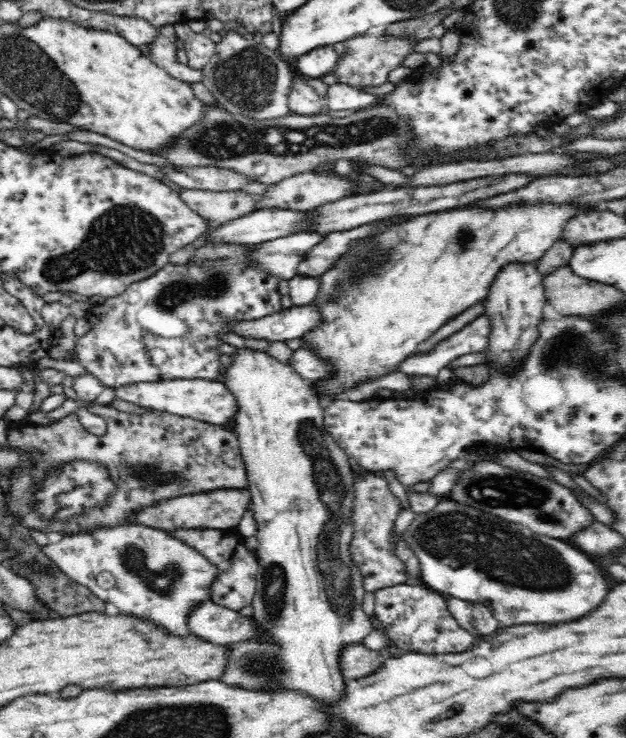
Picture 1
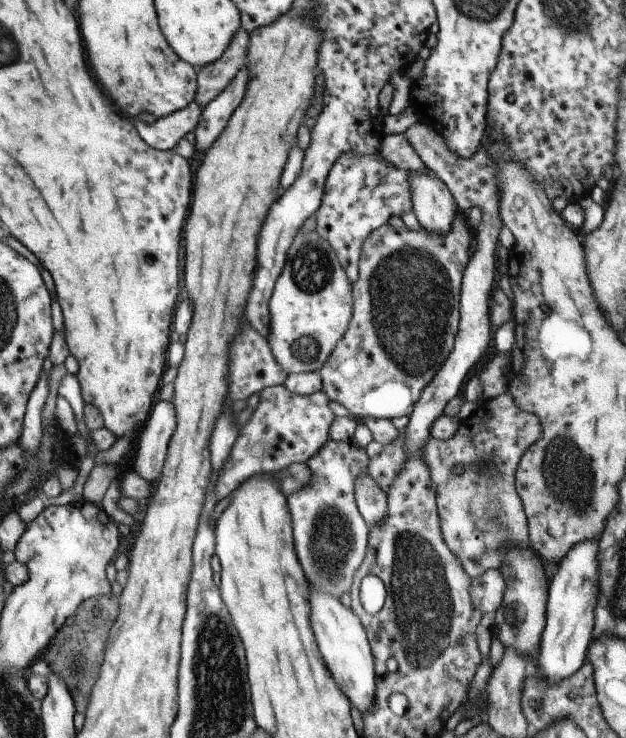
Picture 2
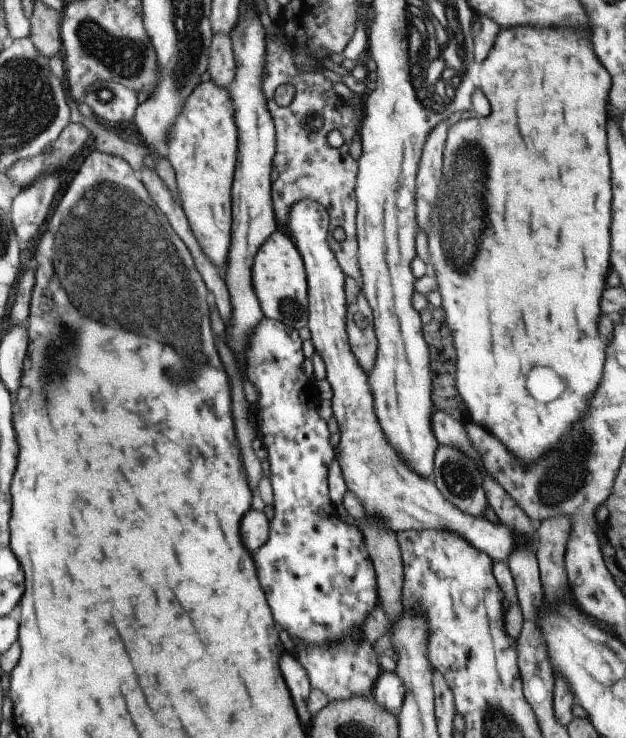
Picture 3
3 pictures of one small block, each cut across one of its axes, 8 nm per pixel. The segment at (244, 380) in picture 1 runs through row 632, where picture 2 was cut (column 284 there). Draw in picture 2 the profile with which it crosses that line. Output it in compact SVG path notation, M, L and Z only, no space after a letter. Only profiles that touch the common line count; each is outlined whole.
M316 229L311 232L300 231L294 237L285 261L269 302L271 323L268 342L274 358L287 373L319 371L348 328L353 315L353 284L343 270L335 250Z

